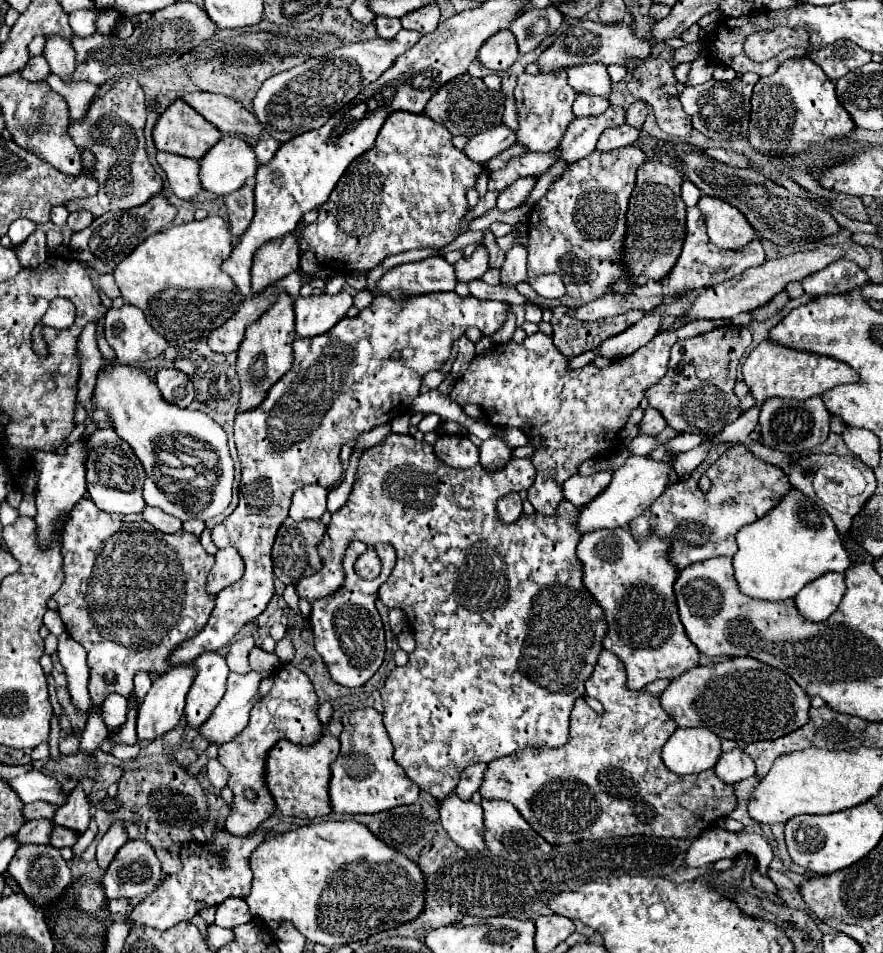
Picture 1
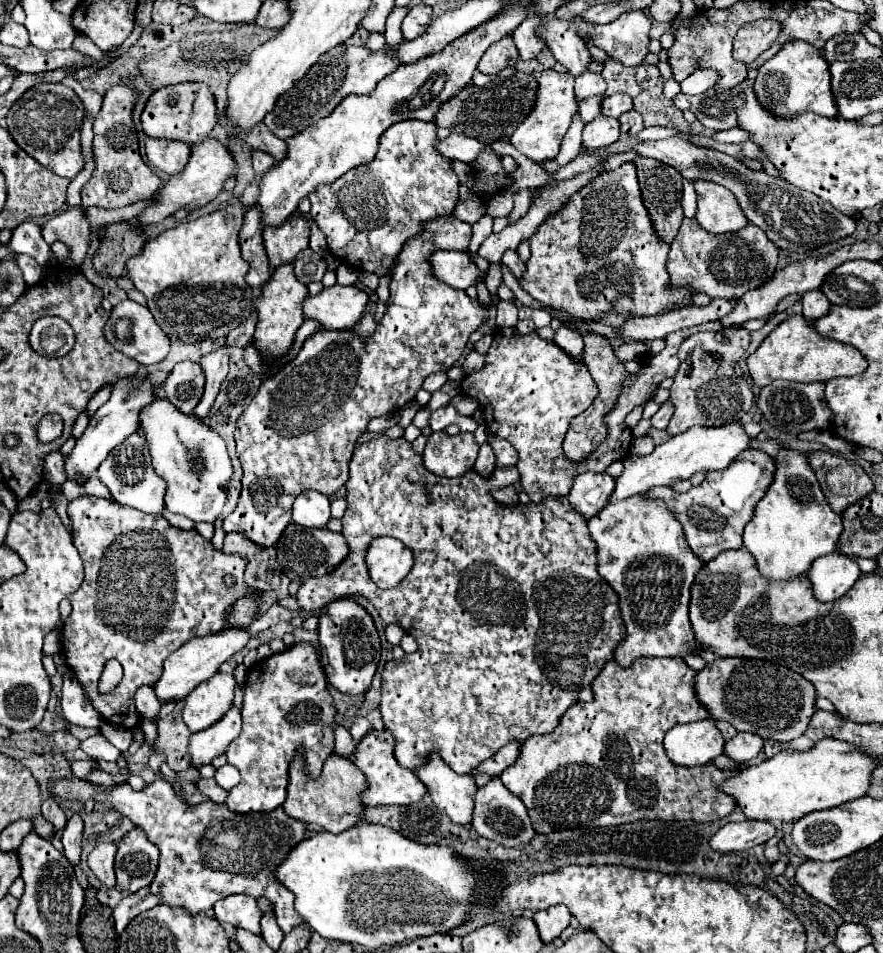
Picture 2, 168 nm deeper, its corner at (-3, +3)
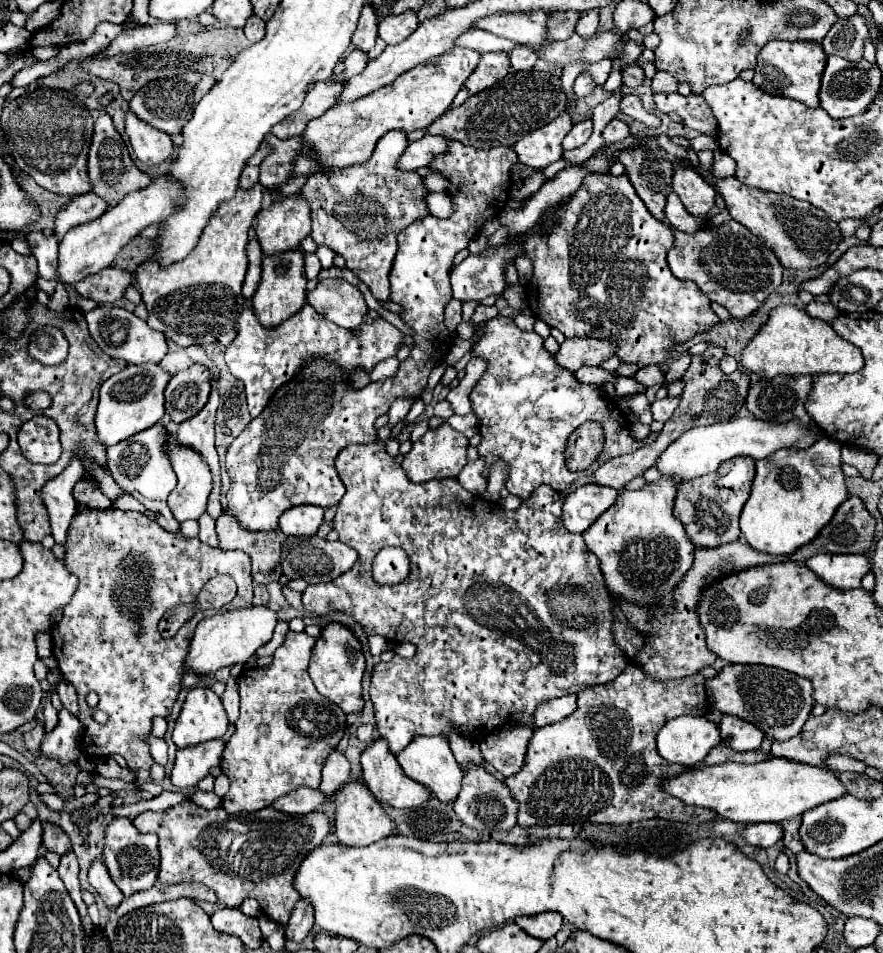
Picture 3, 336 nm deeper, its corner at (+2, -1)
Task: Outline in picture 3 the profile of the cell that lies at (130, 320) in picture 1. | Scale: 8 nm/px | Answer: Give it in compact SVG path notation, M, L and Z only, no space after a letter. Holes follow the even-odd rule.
M98 306L96 310L86 314L86 322L90 328L90 334L94 338L94 342L102 348L102 352L106 352L110 358L120 358L128 364L146 364L146 362L160 362L166 352L166 338L152 330L146 320L134 316L132 312L128 312L126 308L118 308L118 306Z

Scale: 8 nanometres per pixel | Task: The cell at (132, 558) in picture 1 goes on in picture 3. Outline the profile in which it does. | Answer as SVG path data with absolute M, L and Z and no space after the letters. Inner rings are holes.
M78 508L78 512L74 514L74 518L72 518L72 522L70 522L70 528L68 528L66 558L64 558L64 560L66 560L66 568L70 568L70 572L74 572L74 574L80 578L80 584L78 584L78 590L76 590L74 598L70 600L70 604L64 606L64 616L62 616L62 620L60 620L58 624L55 624L51 630L52 642L54 642L52 652L54 652L54 658L58 660L58 668L60 668L62 678L64 678L66 682L70 682L70 684L76 688L76 694L78 694L78 704L80 704L80 716L78 716L78 718L80 718L82 724L86 726L84 752L90 754L90 756L122 754L122 756L128 760L128 768L130 768L130 770L140 770L140 768L148 770L148 768L154 764L154 760L152 760L152 756L150 756L150 752L148 752L148 746L146 746L144 738L150 734L152 718L154 718L154 716L168 716L170 710L172 710L172 704L174 704L176 698L178 698L178 692L180 692L180 678L182 678L182 672L178 672L178 668L182 668L182 656L186 656L186 648L190 646L190 640L192 640L192 636L194 636L194 628L196 628L196 624L198 624L202 618L206 618L206 612L196 612L196 614L192 616L192 620L188 620L188 622L178 630L178 634L176 634L174 638L170 638L170 640L164 640L164 638L160 636L160 632L158 632L158 622L160 622L160 618L162 618L168 610L176 608L176 606L186 604L186 602L194 604L198 592L202 590L202 586L204 586L210 578L214 578L216 574L230 574L230 576L236 580L236 584L238 584L238 594L236 594L236 598L232 600L232 606L230 606L230 608L222 608L220 612L230 612L230 610L240 610L240 608L252 606L250 556L246 556L246 552L242 552L242 550L224 552L222 548L206 546L206 544L202 544L198 538L186 538L186 536L182 536L180 532L166 532L164 528L160 528L154 520L150 520L150 518L144 516L142 512ZM90 692L96 692L96 694L100 696L100 702L98 702L96 708L90 708L90 706L86 704L86 700L84 700ZM96 710L102 710L102 712L108 714L108 722L106 722L106 724L98 724L98 722L92 720L92 714L94 714Z

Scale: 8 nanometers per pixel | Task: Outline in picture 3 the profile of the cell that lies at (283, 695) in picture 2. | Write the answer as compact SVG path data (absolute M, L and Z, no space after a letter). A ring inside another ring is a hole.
M288 632L284 644L274 652L274 660L264 668L244 668L238 676L240 692L240 718L236 732L226 742L222 756L222 772L230 778L230 790L222 798L222 808L234 812L258 812L288 792L310 786L320 786L320 772L328 754L338 746L346 726L346 714L330 700L326 700L308 676L308 664L316 638L306 632Z

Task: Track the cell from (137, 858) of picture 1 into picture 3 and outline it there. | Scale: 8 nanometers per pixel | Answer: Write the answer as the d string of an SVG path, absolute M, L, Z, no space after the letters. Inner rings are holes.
M114 818L112 824L106 828L104 862L114 884L122 890L124 896L132 896L134 892L152 888L158 874L158 836L140 832L138 828L134 828L130 818Z

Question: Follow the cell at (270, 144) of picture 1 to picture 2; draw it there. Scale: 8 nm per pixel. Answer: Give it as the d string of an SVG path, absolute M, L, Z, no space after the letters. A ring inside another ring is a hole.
M261 150L253 152L253 170L257 176L263 176L273 164L275 164L275 160L267 152L261 152Z

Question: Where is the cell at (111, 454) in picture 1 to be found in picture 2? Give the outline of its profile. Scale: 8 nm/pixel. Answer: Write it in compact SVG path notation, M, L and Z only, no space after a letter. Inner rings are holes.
M135 432L123 444L115 446L99 466L97 476L111 490L115 502L141 510L145 514L155 514L155 516L163 514L165 510L163 496L167 486L165 486L165 480L157 476L155 468L151 468L151 454L147 452L147 440L143 440L143 434Z

